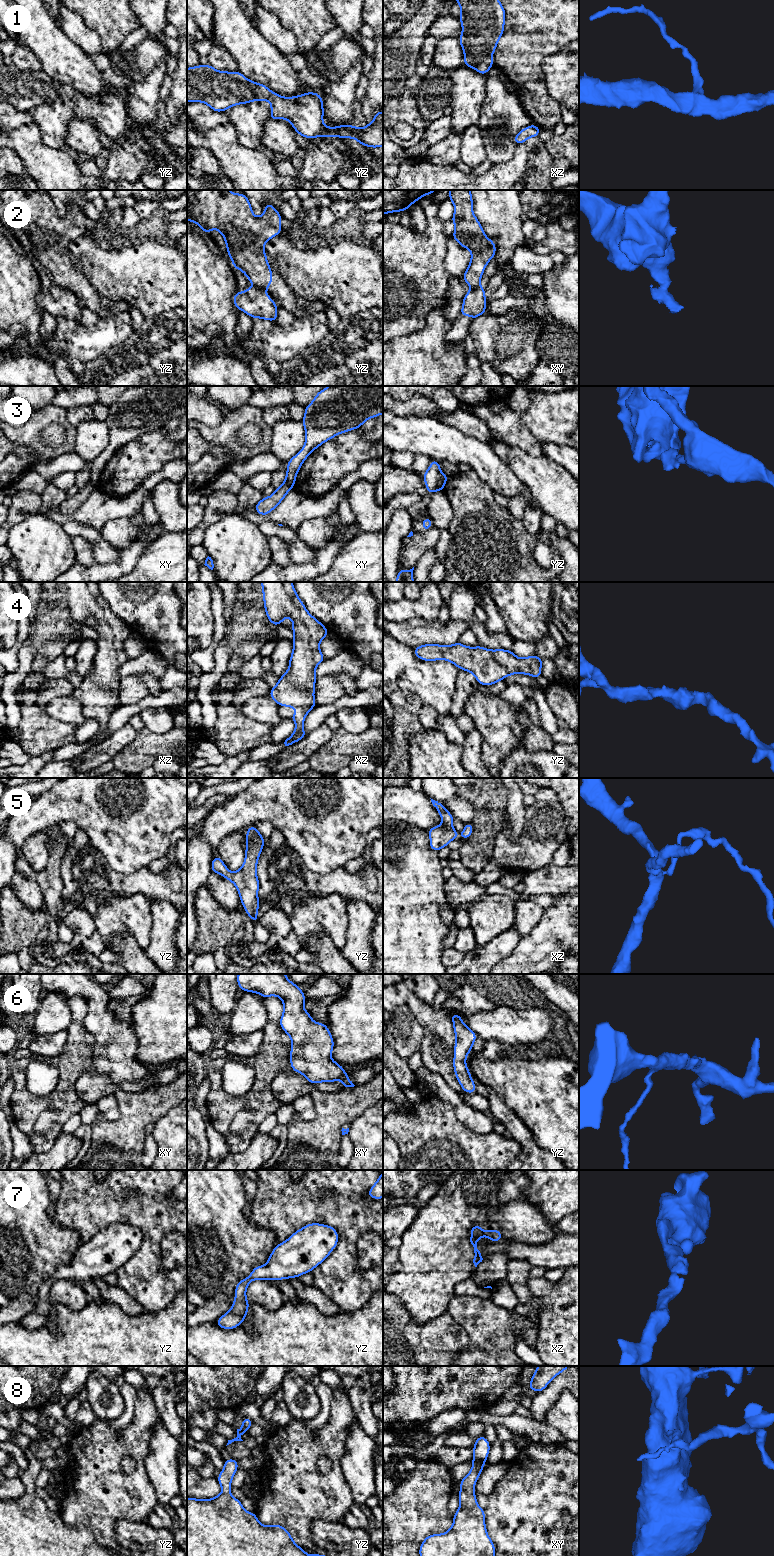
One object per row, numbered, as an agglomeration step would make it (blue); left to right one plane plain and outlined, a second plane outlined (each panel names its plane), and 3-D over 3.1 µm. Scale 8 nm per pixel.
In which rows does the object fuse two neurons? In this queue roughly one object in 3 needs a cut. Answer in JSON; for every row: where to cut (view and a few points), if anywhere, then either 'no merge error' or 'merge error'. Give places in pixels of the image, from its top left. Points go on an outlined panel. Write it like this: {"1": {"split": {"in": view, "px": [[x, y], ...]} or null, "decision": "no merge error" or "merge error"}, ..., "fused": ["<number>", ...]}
{"1": {"split": null, "decision": "no merge error"}, "2": {"split": {"in": "yz", "px": [[256, 286], [264, 291]]}, "decision": "merge error"}, "3": {"split": {"in": "yz", "px": [[442, 473], [434, 490]]}, "decision": "merge error"}, "4": {"split": null, "decision": "no merge error"}, "5": {"split": null, "decision": "no merge error"}, "6": {"split": null, "decision": "no merge error"}, "7": {"split": null, "decision": "no merge error"}, "8": {"split": null, "decision": "no merge error"}, "fused": ["2", "3"]}

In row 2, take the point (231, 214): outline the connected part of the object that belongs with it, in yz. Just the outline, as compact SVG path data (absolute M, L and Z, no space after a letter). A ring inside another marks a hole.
M187 190L187 220L199 225L205 235L217 229L223 235L234 268L243 271L247 279L263 291L273 282L264 244L282 232L281 218L280 212L270 202L266 202L263 215L255 217L249 199L243 192Z

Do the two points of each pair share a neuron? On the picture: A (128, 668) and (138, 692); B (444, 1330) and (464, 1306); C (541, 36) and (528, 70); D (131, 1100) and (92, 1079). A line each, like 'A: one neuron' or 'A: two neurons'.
A: two neurons
B: two neurons
C: one neuron
D: two neurons

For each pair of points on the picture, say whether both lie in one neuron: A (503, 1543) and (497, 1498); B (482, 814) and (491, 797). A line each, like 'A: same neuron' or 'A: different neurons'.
A: same neuron
B: same neuron

